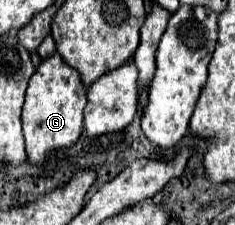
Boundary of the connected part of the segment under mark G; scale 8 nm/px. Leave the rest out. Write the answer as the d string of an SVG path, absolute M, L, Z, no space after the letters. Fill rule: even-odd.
M54 54L42 60L30 78L26 90L26 102L22 108L22 132L26 142L26 156L32 166L46 166L50 154L56 148L70 148L82 134L82 114L86 108L86 88L80 82L80 74L66 66L66 62Z

